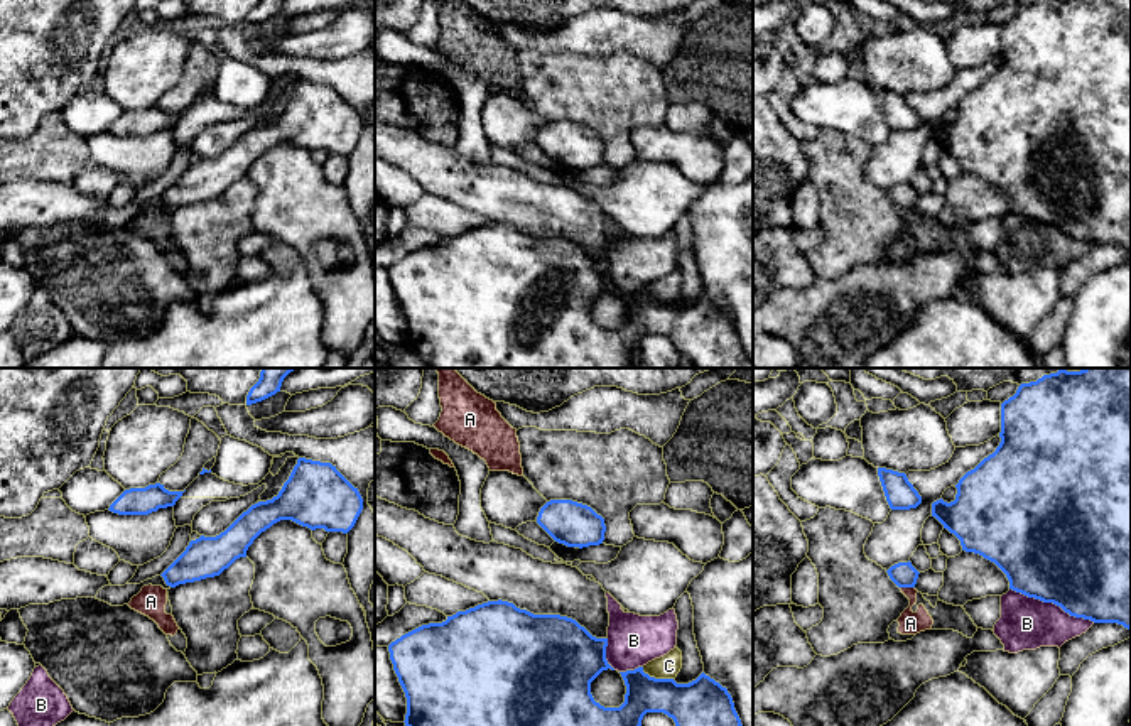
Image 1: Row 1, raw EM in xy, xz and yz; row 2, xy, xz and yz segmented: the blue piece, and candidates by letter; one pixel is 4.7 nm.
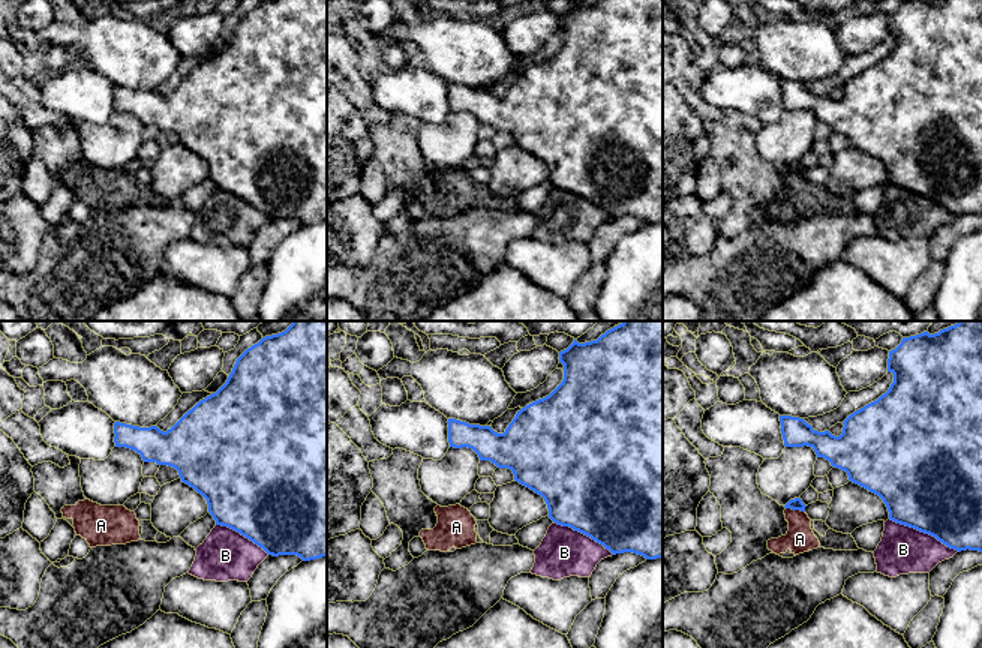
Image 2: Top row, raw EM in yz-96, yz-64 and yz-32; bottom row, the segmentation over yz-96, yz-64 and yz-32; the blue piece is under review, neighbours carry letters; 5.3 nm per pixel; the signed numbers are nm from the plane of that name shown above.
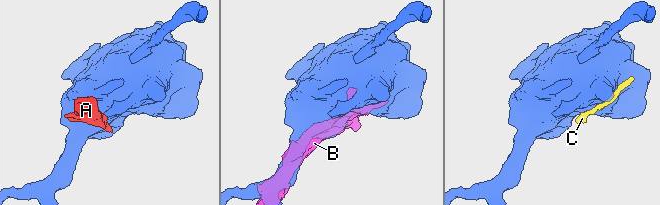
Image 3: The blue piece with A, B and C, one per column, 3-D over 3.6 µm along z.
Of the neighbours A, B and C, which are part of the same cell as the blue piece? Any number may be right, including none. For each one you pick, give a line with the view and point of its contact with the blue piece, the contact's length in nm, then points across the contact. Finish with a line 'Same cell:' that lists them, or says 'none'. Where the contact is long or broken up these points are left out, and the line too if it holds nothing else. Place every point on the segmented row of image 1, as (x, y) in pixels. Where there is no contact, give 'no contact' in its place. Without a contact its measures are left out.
Same cell: none

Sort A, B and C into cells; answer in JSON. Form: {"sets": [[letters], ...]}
{"sets": [["A"], ["B"], ["C"]]}

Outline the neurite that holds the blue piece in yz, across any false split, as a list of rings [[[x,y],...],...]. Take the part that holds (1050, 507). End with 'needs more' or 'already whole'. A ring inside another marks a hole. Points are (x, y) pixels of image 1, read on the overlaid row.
[[[1131,368],[1058,370],[1036,382],[1021,383],[1016,393],[1001,404],[999,437],[996,451],[959,479],[954,501],[940,498],[932,503],[932,517],[961,540],[962,550],[994,562],[1006,574],[1009,589],[1053,603],[1070,616],[1094,623],[1117,623],[1131,630]]]; already whole

